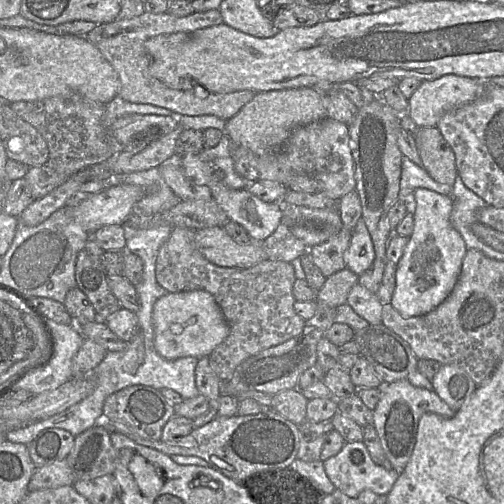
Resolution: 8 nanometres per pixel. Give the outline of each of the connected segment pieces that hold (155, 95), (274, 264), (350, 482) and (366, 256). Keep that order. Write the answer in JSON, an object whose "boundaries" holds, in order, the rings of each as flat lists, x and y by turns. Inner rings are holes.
{"boundaries":[[[218,9,206,12,194,11,185,17,175,17,168,12,144,12,133,18,98,24,85,38,100,51,117,72,120,80,118,96,124,100,163,107,172,113,181,115,213,115,227,121,255,97,254,91,241,90,227,94,210,93,206,97,199,97,195,95,193,90,175,90,151,76,149,72,150,60,145,49,145,42,151,37,177,32,194,32,221,23,223,23,223,19]],[[173,227,168,239,161,245,157,260,156,260,156,280,161,287,163,287,169,293,177,293,177,292,184,292,184,291,192,291,192,290,204,290,209,292,215,298,218,306,220,307,223,316,229,326,229,335,227,338,218,345,210,355,207,356,209,365,212,370,216,373,216,375,221,379,221,381,229,381,233,376,235,369,246,359,257,355,258,353,269,349,271,347,280,345,287,340,297,337,301,334,305,321,298,316,294,311,294,303,296,302,293,296,293,285,296,281,295,271,293,268,292,263,284,262,284,261,270,261,264,260,261,263,248,268,248,269,239,269,239,268,226,268,217,266,210,261,208,261,202,253,197,249,195,245,195,230,186,228,186,227]],[[362,441,345,443,339,453,323,463,325,472,335,488,352,498,357,498,363,490,386,495,399,477,395,469,387,470,376,464],[354,451,362,452,361,463,353,462]],[[362,218,358,221,344,254,345,268,360,276,373,263,375,251,371,236]]]}

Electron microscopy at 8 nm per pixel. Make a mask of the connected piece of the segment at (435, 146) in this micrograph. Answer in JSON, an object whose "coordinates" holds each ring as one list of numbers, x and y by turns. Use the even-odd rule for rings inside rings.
{"coordinates":[[437,127,419,128,415,136,423,169,435,182,454,187,457,178,455,154]]}

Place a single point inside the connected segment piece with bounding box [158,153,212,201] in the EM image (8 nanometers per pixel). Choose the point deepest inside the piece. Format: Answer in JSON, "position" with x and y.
{"position":[172,171]}

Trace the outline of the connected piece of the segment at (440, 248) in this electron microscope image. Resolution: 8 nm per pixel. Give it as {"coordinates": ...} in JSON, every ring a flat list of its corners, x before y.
{"coordinates":[[419,188,414,193,414,230,396,265,392,307,403,317,425,315,442,304,453,291,467,253,460,233,451,224,452,197]]}

